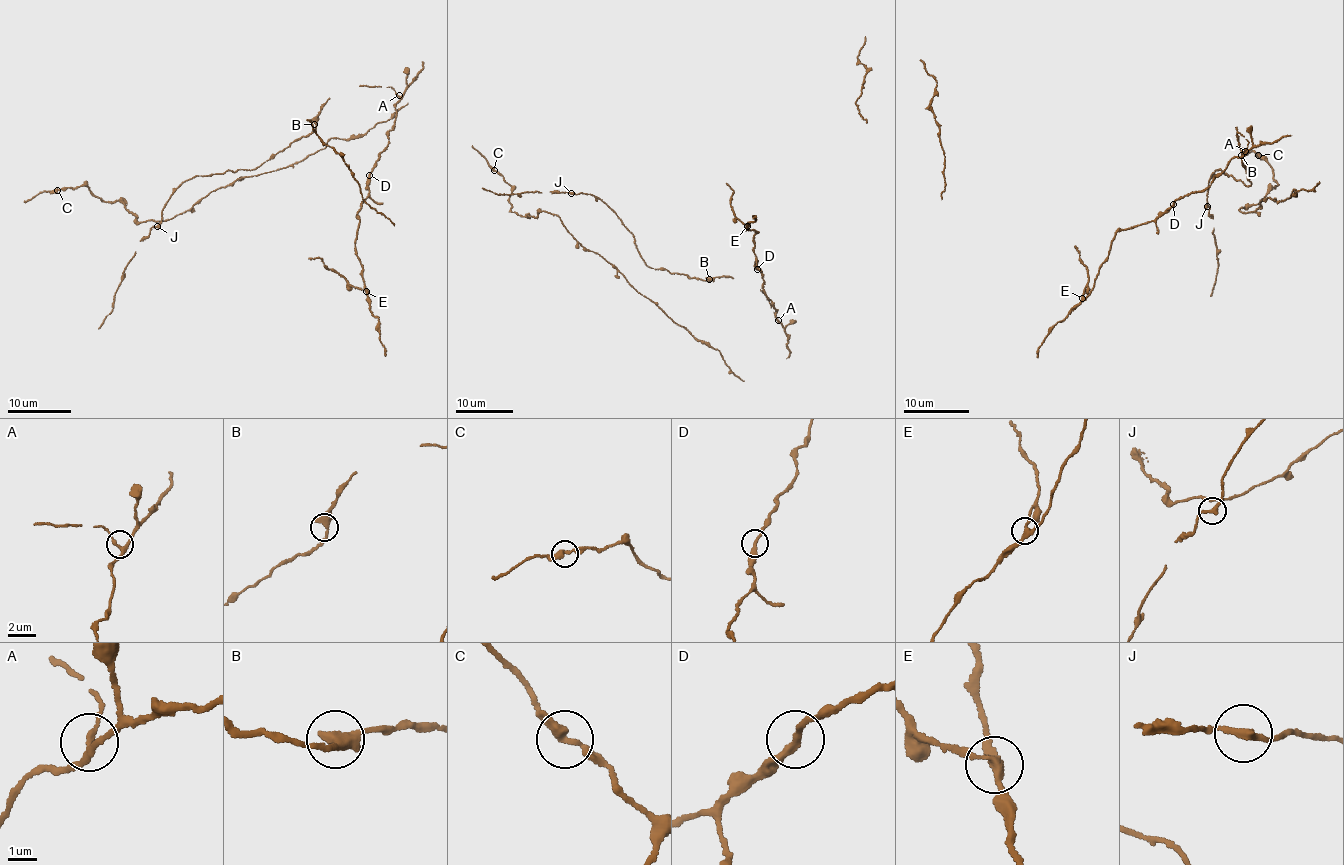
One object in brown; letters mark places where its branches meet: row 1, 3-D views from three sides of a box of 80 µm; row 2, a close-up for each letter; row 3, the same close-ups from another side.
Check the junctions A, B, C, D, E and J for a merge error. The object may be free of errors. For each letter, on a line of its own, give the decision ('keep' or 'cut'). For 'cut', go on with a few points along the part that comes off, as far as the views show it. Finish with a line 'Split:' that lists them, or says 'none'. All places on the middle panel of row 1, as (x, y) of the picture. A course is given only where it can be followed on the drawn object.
A: keep
B: keep
C: keep
D: keep
E: cut; foreign part runs (748, 226), (735, 217), (730, 202), (732, 190), (725, 182)
J: keep
Split: E

